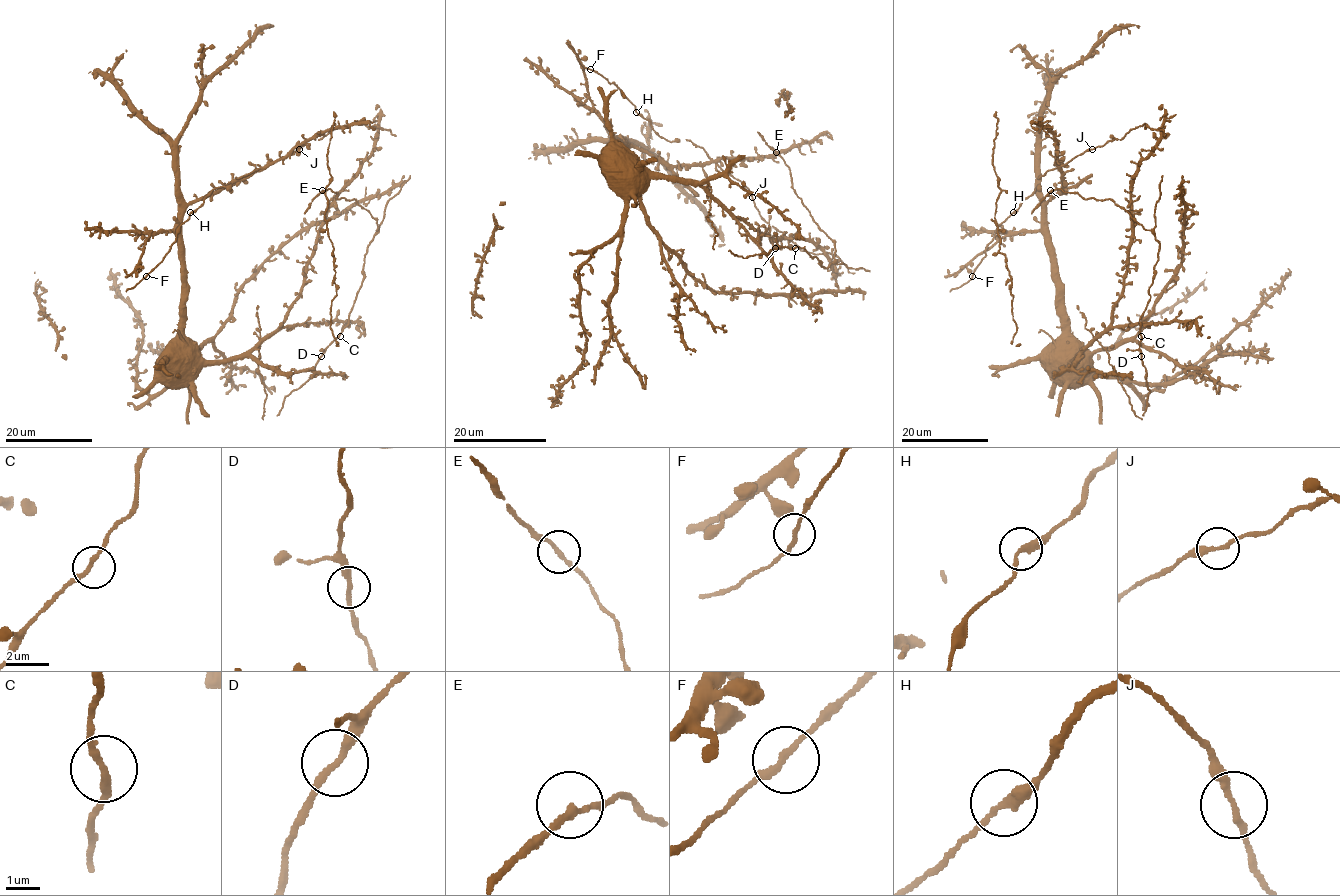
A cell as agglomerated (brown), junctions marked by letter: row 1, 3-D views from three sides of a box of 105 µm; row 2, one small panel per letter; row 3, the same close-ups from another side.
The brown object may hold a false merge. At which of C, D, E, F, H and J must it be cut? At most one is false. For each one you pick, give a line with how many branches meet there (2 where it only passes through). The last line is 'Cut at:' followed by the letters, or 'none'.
Cut at: none

